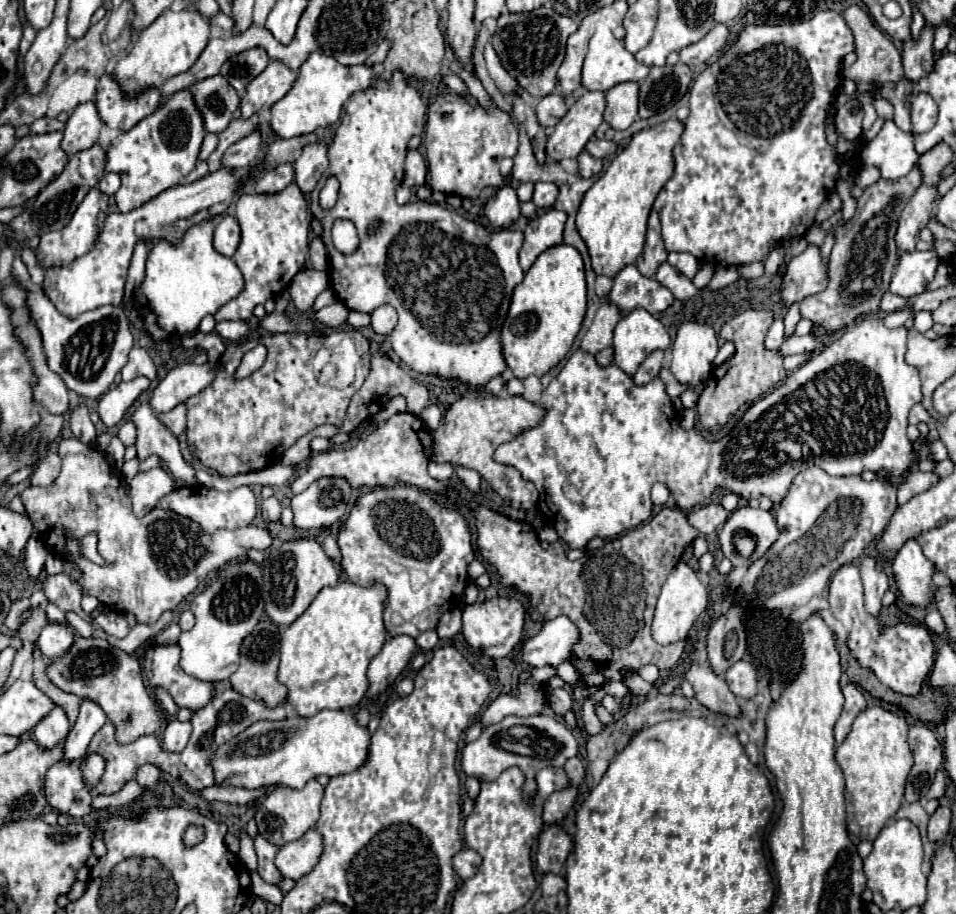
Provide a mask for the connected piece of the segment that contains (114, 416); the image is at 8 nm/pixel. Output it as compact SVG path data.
M138 377L131 381L121 381L116 388L110 388L106 394L98 398L98 414L100 420L112 428L116 426L126 414L141 393L150 386L146 377Z

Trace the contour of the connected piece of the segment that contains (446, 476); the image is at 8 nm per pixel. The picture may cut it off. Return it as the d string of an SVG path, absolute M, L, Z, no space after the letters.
M430 462L428 468L430 476L434 476L436 480L450 480L454 476L454 466L452 464L438 464L438 462Z

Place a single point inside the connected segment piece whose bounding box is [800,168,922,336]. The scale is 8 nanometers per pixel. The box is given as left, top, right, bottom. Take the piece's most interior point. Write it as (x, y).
(864, 256)

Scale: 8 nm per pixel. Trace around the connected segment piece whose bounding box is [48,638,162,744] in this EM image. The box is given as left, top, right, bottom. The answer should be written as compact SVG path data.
M76 638L70 652L48 666L48 678L64 692L98 702L108 720L116 726L116 740L120 744L130 744L140 736L156 734L162 726L162 716L144 688L140 662L122 650L118 652L118 648L110 646L106 640Z

